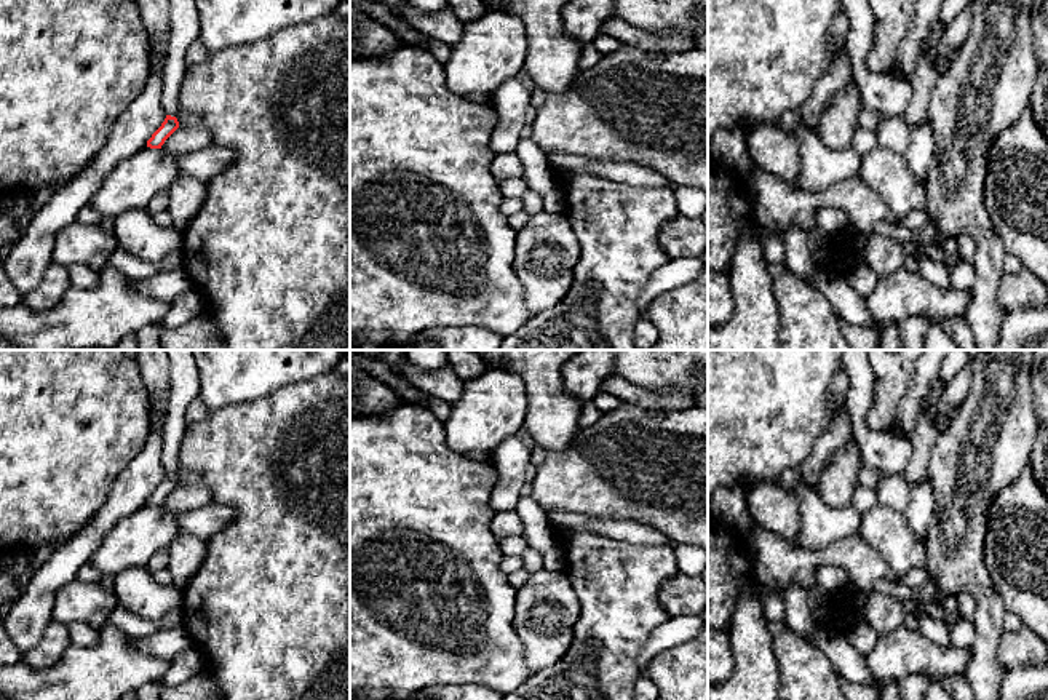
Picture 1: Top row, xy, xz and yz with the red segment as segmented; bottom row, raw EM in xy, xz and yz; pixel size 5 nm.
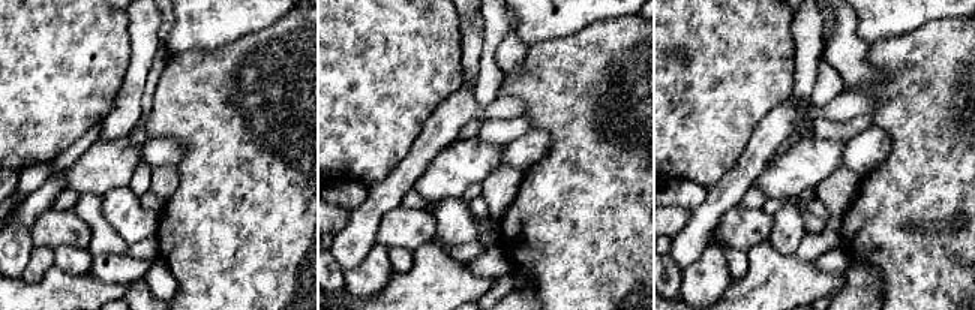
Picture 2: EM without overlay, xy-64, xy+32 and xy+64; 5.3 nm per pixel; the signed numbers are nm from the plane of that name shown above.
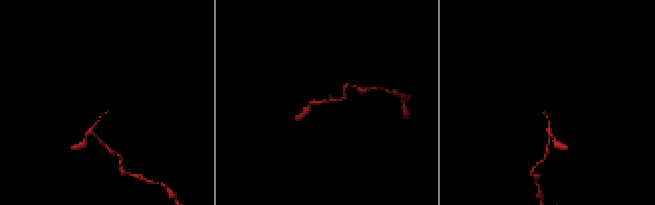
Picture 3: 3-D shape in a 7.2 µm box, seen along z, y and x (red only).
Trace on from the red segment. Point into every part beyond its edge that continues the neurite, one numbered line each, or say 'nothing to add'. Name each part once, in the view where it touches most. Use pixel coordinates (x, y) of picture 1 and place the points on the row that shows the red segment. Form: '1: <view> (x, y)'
1: xy (184, 19)

